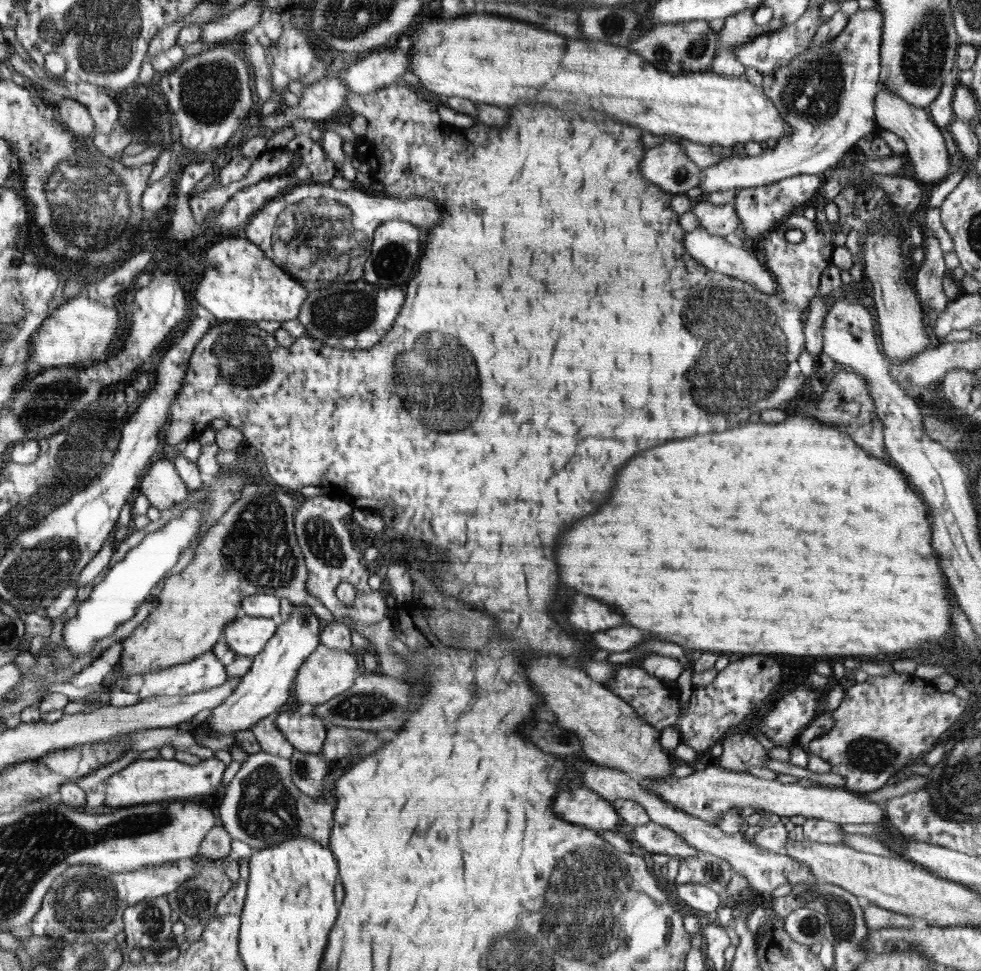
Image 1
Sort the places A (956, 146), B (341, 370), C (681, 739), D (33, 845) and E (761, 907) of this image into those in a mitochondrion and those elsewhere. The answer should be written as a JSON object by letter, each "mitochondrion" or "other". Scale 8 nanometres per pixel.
{"A":"other","B":"other","C":"other","D":"mitochondrion","E":"other"}

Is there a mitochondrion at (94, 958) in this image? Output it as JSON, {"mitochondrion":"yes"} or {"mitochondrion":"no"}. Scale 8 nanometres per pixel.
{"mitochondrion":"yes"}

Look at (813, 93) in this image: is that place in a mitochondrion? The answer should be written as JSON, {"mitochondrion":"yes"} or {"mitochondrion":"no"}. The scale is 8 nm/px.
{"mitochondrion":"yes"}

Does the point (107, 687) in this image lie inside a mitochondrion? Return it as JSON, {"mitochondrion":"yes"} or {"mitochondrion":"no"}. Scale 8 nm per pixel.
{"mitochondrion":"no"}

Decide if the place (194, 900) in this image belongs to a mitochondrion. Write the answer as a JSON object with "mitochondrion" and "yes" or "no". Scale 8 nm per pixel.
{"mitochondrion":"yes"}

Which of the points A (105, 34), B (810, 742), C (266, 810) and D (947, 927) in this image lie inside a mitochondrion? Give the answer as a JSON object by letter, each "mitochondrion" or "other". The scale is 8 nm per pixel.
{"A":"mitochondrion","B":"other","C":"mitochondrion","D":"other"}

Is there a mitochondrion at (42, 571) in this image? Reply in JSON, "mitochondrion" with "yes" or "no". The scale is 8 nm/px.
{"mitochondrion":"yes"}

